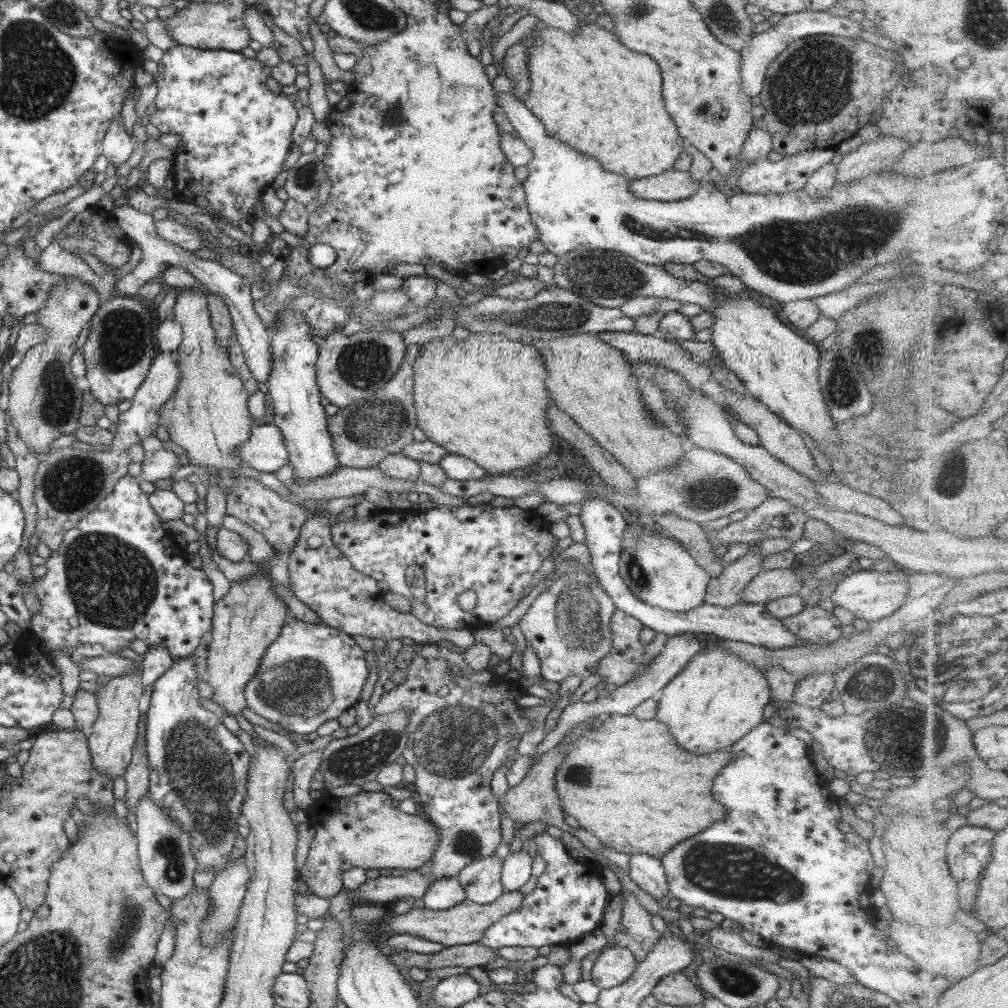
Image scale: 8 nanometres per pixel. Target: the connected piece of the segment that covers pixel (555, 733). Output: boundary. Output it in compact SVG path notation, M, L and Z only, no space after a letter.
M685 633L676 636L670 636L664 645L664 648L656 656L652 665L638 677L632 679L631 682L624 684L623 686L616 687L615 685L608 686L605 690L599 694L598 698L594 702L581 702L578 701L575 704L570 704L564 708L562 715L560 716L560 722L556 728L554 728L548 734L545 734L544 740L540 742L536 748L535 754L529 756L529 760L532 765L536 764L540 757L552 751L559 743L564 741L565 735L569 734L569 731L573 727L580 725L591 717L598 717L599 715L633 715L634 710L651 698L658 698L663 689L671 682L672 678L676 676L690 662L690 658L700 652L703 648L700 646L696 634Z

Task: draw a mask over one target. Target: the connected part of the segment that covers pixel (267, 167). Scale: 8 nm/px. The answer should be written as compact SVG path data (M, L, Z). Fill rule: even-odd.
M177 44L164 53L158 64L158 77L155 78L155 82L158 84L158 95L154 99L156 112L148 116L146 120L151 122L162 134L180 135L175 153L177 157L173 160L174 167L171 170L174 179L175 198L184 203L198 205L200 208L204 208L204 213L210 213L213 218L221 219L235 227L240 228L239 223L242 220L248 218L255 220L256 201L262 198L262 194L268 187L272 186L276 175L284 170L285 158L288 156L293 143L292 133L299 117L299 110L294 107L293 101L288 99L288 95L273 93L266 87L266 80L268 80L268 76L271 76L271 66L267 66L257 59L247 58L243 52L202 50Z

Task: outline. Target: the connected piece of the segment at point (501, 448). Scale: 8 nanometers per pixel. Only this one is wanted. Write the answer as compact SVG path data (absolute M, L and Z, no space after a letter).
M473 333L462 342L452 335L426 342L414 362L417 427L449 453L474 461L487 475L508 475L514 468L526 468L540 461L559 445L548 422L548 405L552 400L546 377L544 356L535 347L511 341L500 333Z

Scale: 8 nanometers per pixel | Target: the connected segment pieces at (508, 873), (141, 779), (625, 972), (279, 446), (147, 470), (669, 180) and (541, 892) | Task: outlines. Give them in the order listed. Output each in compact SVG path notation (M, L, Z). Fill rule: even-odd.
M510 852L504 859L502 886L505 892L519 891L532 876L533 858L526 852Z
M142 715L138 724L138 738L134 746L132 761L124 773L127 784L126 806L136 812L138 800L149 794L150 769L148 767L148 756L146 751L147 716Z
M609 944L596 959L591 981L601 989L618 986L632 977L638 964L630 949Z
M253 425L250 438L242 442L234 455L260 472L277 472L289 463L289 452L282 431L276 425Z
M156 433L148 435L142 442L144 460L141 462L141 476L150 483L170 478L172 473L181 466L178 454L164 447L164 442L157 438Z
M672 168L656 176L630 180L630 191L638 197L656 201L674 201L692 196L701 181L692 179L689 171Z
M546 831L540 832L533 839L537 846L537 854L542 856L542 860L546 864L546 869L538 877L536 889L532 893L525 895L522 905L518 907L516 912L502 917L500 921L490 926L487 931L484 931L484 935L477 942L478 944L494 949L504 947L532 947L538 949L542 948L542 946L570 946L577 943L584 934L600 928L604 910L606 910L606 906L613 896L604 887L599 868L595 868L589 862L584 864L572 857L564 848L561 838L554 838Z

